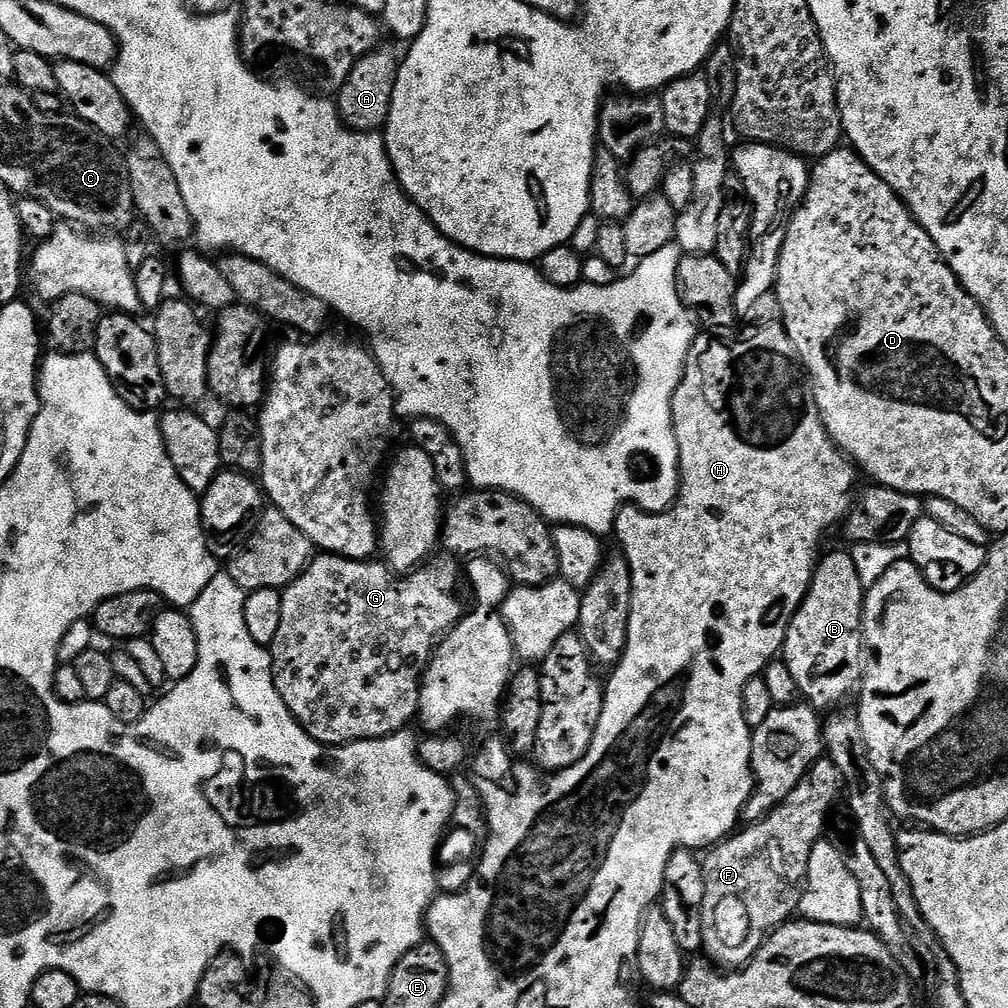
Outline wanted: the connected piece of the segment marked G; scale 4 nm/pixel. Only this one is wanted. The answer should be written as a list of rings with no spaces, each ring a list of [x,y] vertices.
[[[316,554],[304,569],[304,573],[283,589],[280,597],[282,622],[278,622],[278,634],[274,634],[274,642],[270,645],[272,677],[282,702],[286,702],[290,714],[304,727],[306,734],[310,734],[310,738],[329,746],[352,744],[355,740],[377,740],[395,732],[405,731],[409,727],[408,723],[411,720],[413,723],[417,719],[420,710],[420,681],[424,679],[424,670],[432,661],[432,653],[435,652],[437,644],[466,612],[463,602],[456,597],[456,579],[462,576],[461,565],[459,568],[452,560],[436,559],[429,559],[414,572],[397,574],[388,567],[387,563],[376,564],[375,559],[347,560],[344,556]]]

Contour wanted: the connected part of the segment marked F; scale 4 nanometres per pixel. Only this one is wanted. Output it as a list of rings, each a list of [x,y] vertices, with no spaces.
[[[827,758],[816,760],[774,811],[707,849],[708,857],[705,855],[702,860],[706,878],[702,938],[703,951],[713,965],[728,970],[743,968],[781,924],[797,915],[800,893],[808,878],[810,850],[825,835],[828,811],[844,791],[842,770],[835,762]]]

